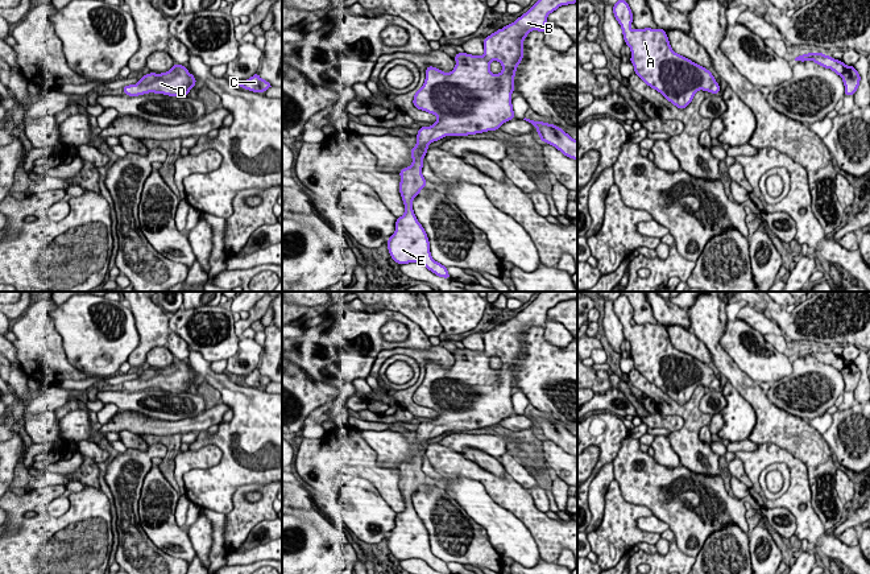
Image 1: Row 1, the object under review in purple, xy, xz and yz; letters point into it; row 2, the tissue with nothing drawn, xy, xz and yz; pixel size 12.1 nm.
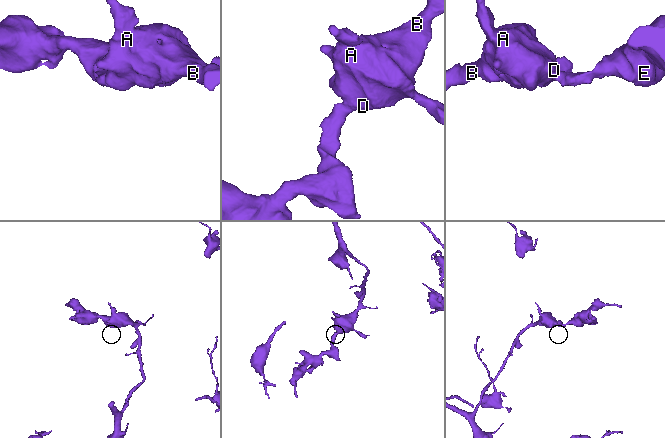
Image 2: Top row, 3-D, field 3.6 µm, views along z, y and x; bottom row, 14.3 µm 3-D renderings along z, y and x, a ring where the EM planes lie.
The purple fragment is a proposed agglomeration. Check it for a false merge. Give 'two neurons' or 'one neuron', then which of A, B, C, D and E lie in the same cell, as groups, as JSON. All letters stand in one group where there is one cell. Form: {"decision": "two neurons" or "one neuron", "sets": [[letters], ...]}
{"decision": "one neuron", "sets": [["A", "B", "C", "D", "E"]]}

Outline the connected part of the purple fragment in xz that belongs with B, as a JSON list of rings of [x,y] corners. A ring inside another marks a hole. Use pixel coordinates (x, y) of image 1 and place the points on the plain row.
[[[540,292],[539,296],[514,318],[496,326],[484,334],[484,350],[481,352],[468,348],[456,348],[455,363],[450,368],[427,362],[423,381],[417,385],[413,400],[438,413],[431,422],[420,422],[417,430],[417,441],[411,443],[413,459],[399,467],[399,490],[405,500],[405,509],[395,516],[395,528],[388,534],[390,553],[399,561],[418,558],[424,561],[434,570],[451,574],[447,562],[435,557],[430,548],[428,532],[418,517],[413,495],[426,483],[426,474],[422,470],[423,454],[428,439],[444,431],[468,431],[488,426],[497,426],[504,418],[515,413],[511,400],[514,372],[517,362],[523,355],[523,335],[533,326],[546,329],[547,311],[562,301],[577,298],[577,292]],[[498,356],[502,360],[500,369],[490,368],[490,358]]]

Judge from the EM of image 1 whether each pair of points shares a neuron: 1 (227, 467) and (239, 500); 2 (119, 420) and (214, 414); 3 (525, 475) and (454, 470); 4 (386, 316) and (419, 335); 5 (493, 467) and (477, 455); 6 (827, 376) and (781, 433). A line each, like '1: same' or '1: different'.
1: different
2: same
3: different
4: same
5: same
6: different

